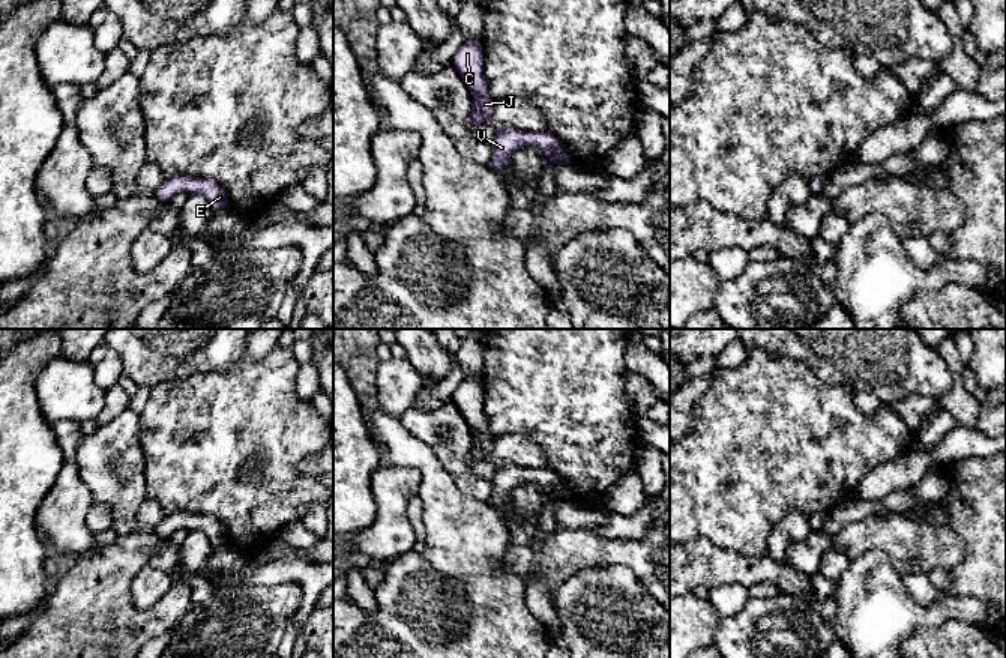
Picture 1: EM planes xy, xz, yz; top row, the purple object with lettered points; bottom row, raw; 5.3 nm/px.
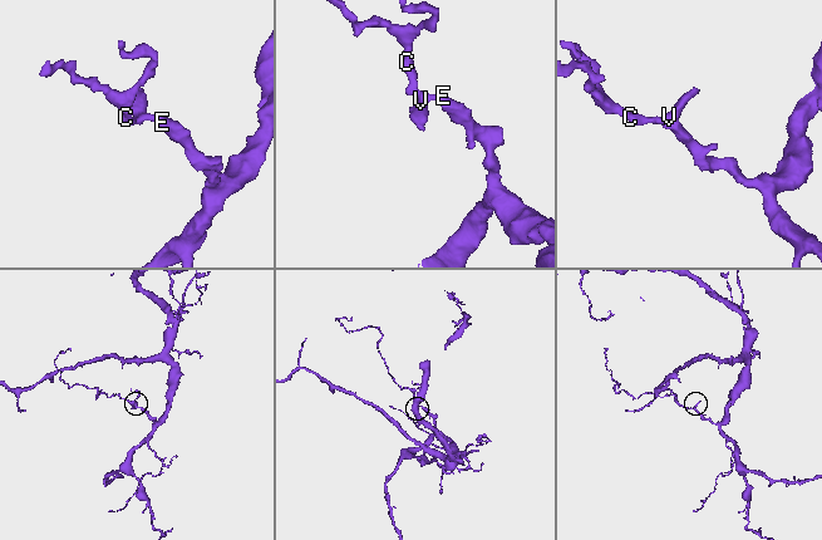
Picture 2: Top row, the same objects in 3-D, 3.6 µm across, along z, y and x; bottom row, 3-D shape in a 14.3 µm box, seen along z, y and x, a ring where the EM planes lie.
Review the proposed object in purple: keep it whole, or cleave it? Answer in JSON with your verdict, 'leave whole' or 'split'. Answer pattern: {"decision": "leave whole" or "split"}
{"decision": "leave whole"}

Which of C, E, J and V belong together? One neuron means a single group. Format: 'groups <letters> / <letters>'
groups C E J V

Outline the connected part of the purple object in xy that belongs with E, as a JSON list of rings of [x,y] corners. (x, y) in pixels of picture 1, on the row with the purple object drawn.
[[[185,174],[162,177],[161,185],[153,191],[152,197],[168,204],[168,201],[177,192],[200,194],[207,197],[213,212],[231,209],[230,200],[218,182],[189,177]]]

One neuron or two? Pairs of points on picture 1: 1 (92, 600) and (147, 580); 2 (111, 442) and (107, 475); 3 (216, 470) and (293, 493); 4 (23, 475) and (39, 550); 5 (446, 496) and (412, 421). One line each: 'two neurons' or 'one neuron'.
1: two neurons
2: one neuron
3: one neuron
4: one neuron
5: two neurons

